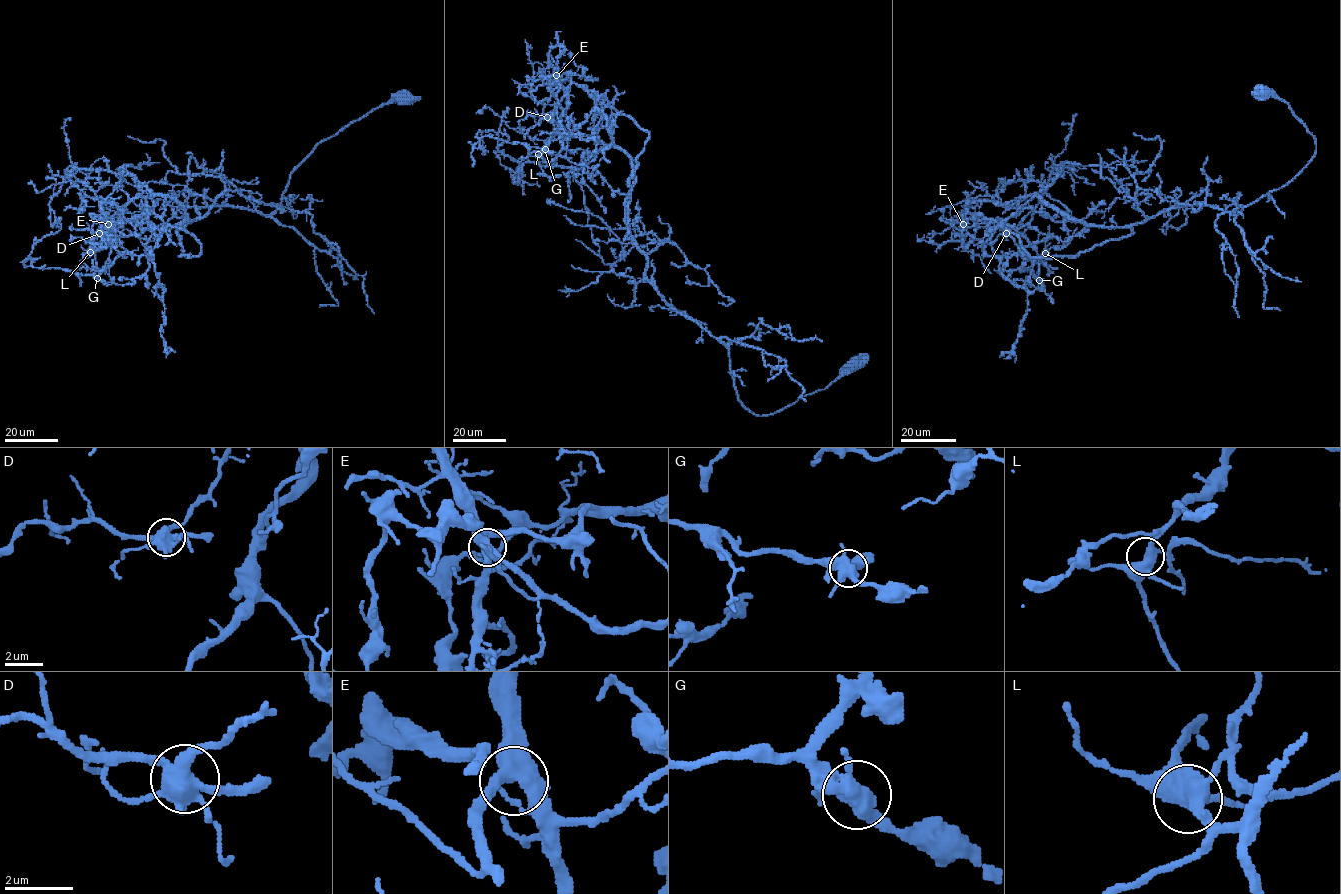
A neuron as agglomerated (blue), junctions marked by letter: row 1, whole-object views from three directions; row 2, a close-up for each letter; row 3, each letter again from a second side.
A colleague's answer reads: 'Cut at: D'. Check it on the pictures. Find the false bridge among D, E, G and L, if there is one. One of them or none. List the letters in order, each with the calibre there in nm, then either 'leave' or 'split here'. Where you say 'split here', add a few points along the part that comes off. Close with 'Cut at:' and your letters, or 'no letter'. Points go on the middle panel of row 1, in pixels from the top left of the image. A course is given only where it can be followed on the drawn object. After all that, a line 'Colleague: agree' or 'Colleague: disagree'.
D: 500 nm | split here | (547, 116), (528, 114), (519, 122), (519, 133)
E: 440 nm | leave
G: 500 nm | leave
L: 480 nm | leave
Cut at: D
Colleague: agree

